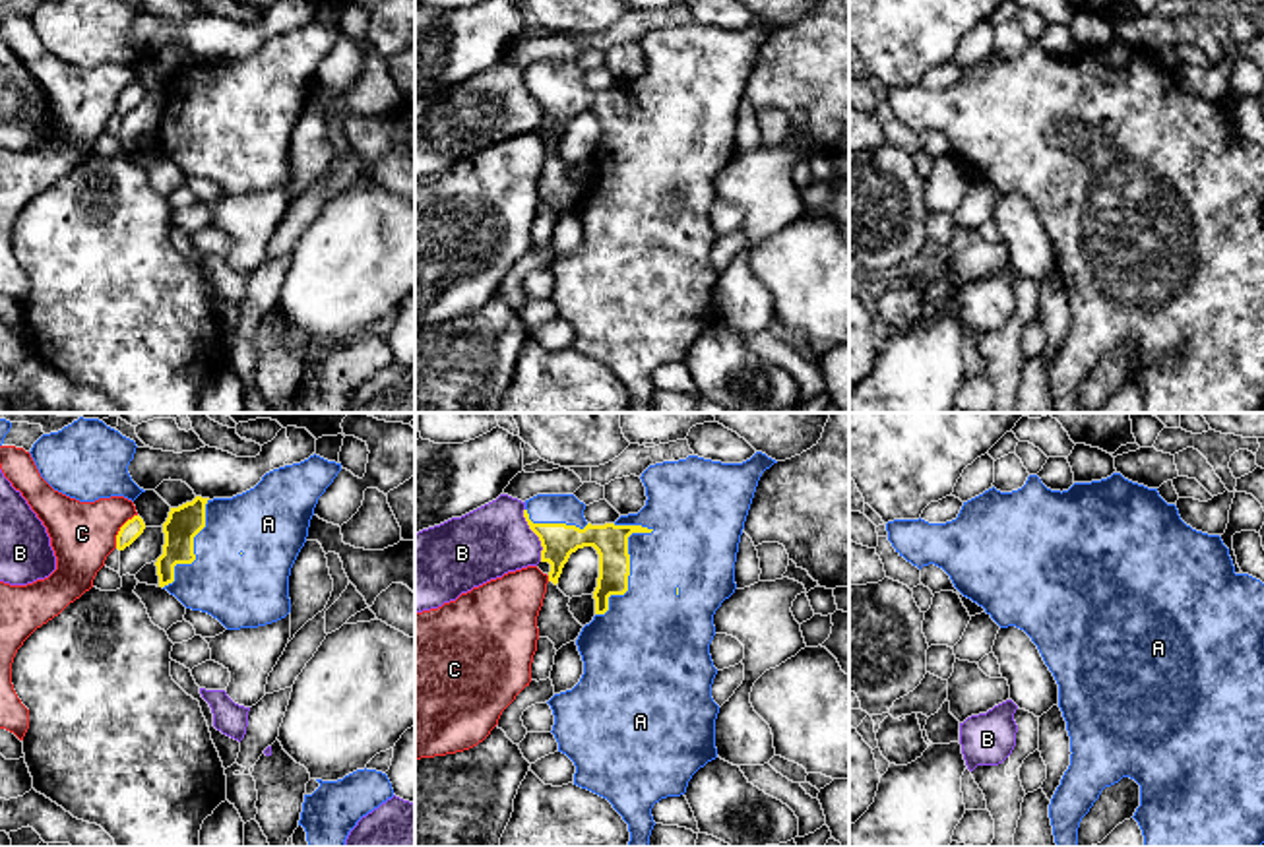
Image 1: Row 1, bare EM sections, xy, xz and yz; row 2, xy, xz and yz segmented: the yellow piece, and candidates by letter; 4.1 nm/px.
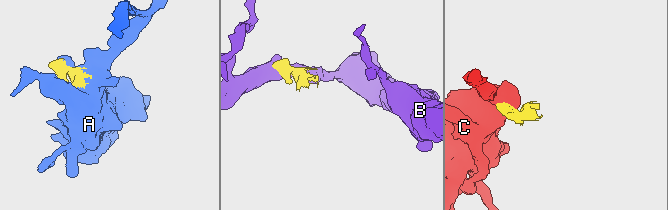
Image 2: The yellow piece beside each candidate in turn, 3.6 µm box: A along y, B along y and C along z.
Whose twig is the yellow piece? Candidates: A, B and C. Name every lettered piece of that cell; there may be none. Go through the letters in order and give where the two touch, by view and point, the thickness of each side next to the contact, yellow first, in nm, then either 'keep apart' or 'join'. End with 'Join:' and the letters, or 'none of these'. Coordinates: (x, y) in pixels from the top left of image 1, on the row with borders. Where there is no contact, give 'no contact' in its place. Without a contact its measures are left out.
A: contact xz (629, 572); calibres 140 and 360 nm; join
B: contact xz (536, 533); calibres 150 and 300 nm; keep apart
C: contact xy (121, 530); calibres 80 and 280 nm; keep apart
Join: A

